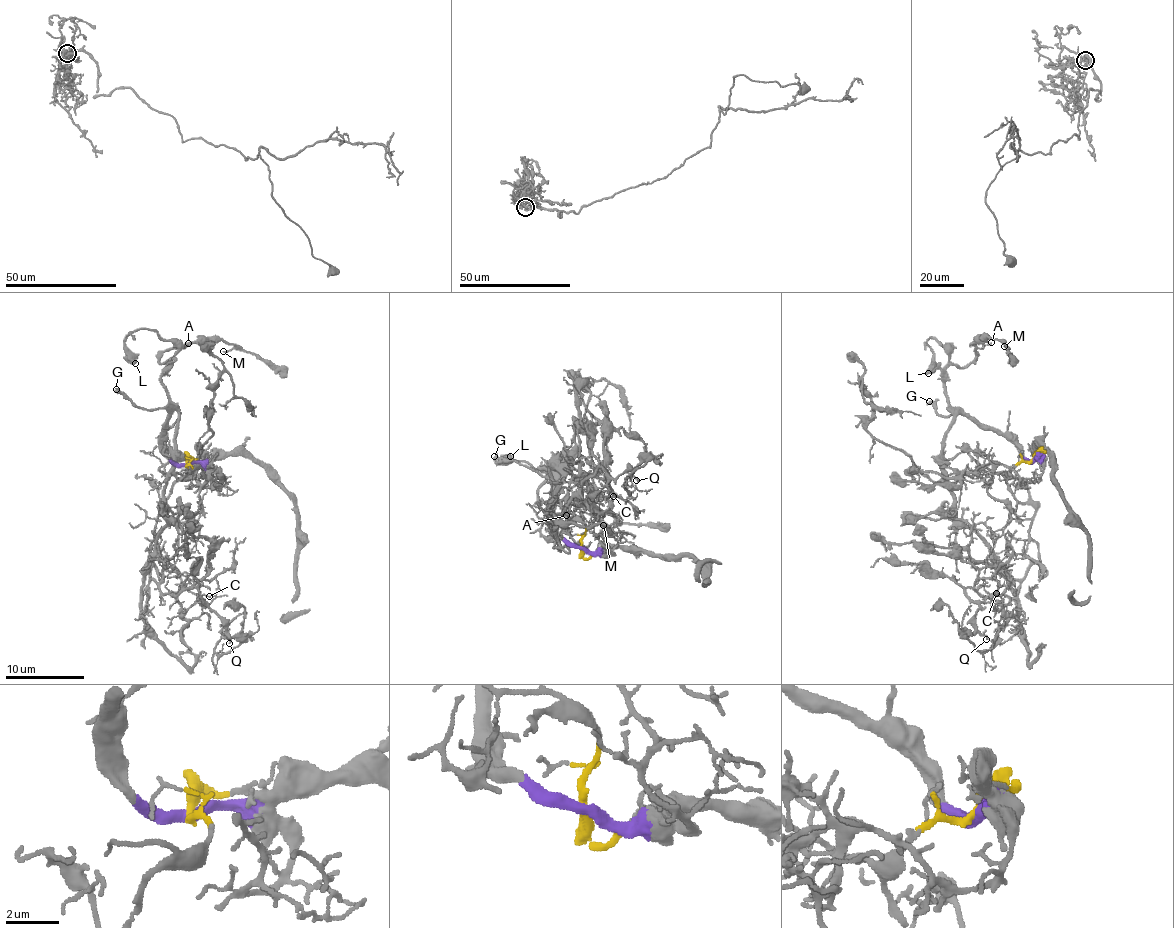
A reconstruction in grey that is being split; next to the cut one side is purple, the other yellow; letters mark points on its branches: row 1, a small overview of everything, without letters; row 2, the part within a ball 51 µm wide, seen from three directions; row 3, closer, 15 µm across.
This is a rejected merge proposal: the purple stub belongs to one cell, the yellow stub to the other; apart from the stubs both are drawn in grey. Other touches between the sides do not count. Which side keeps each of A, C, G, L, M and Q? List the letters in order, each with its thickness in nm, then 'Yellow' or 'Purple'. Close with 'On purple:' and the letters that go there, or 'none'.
A: Thickness 130 nm. Purple
C: Thickness 80 nm. Yellow
G: Thickness 360 nm. Purple
L: Thickness 550 nm. Purple
M: Thickness 180 nm. Purple
Q: Thickness 130 nm. Yellow
On purple: A, G, L, M

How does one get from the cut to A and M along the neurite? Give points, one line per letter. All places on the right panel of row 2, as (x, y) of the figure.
A: (1033, 458), (1028, 460), (1003, 433), (958, 413), (946, 394), (946, 368), (963, 367), (977, 350), (991, 343)
M: (1033, 458), (950, 405), (946, 368), (967, 365), (983, 338), (1005, 346)

